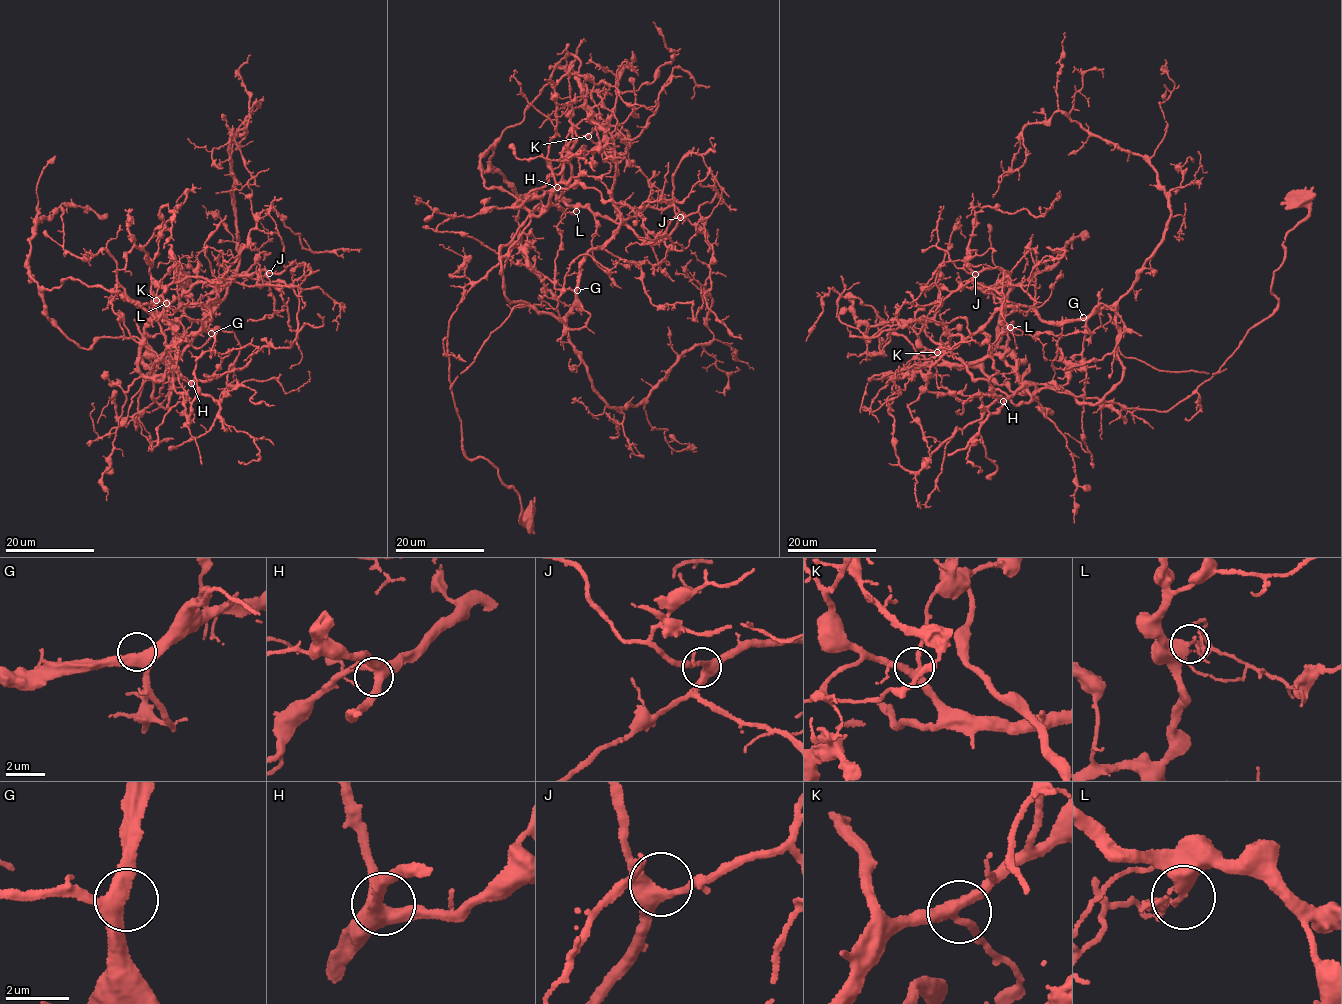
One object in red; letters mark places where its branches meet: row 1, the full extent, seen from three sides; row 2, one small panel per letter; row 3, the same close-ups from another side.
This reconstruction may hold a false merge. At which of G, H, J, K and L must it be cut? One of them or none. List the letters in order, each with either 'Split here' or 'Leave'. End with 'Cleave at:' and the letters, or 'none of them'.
G: Leave
H: Leave
J: Leave
K: Leave
L: Split here
Cleave at: L

